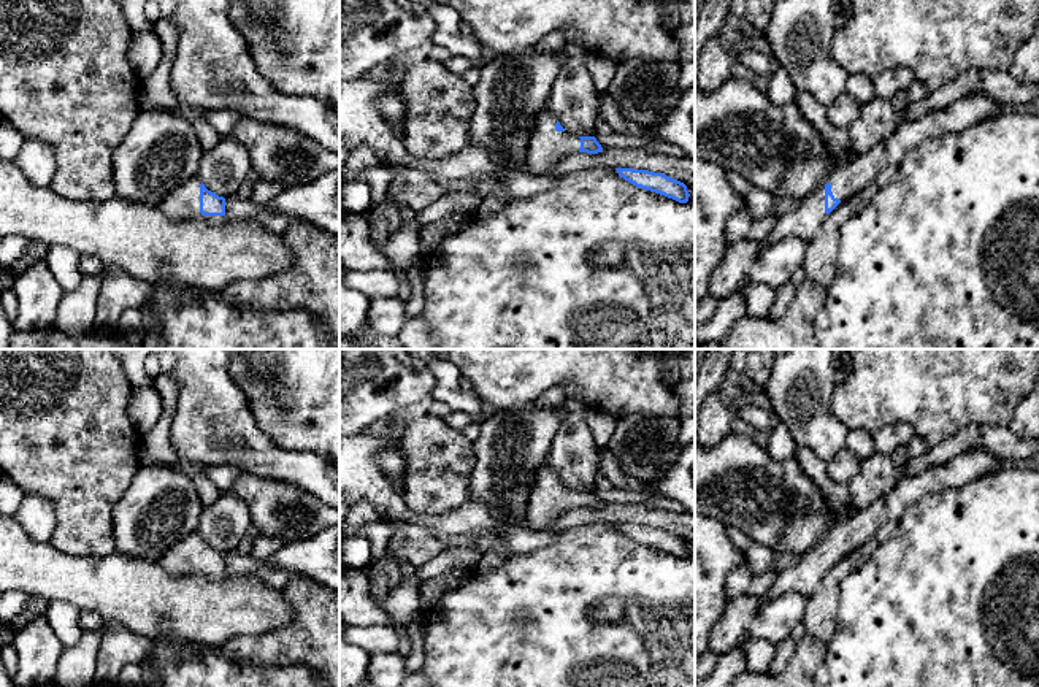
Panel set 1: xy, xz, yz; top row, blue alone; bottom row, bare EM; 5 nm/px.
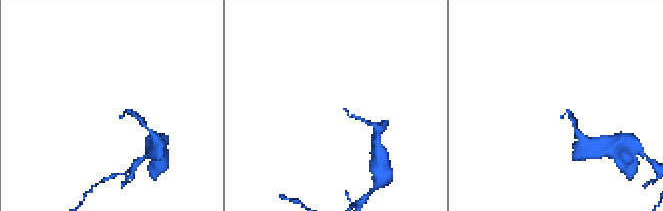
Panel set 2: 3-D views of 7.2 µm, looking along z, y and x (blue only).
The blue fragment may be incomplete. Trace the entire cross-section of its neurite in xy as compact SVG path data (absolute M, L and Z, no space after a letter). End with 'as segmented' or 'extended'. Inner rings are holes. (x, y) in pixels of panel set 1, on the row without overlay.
M198 532L182 538L157 562L176 576L205 574L216 579L225 574L225 554L208 546Z | extended

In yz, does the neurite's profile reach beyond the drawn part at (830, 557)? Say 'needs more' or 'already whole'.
needs more

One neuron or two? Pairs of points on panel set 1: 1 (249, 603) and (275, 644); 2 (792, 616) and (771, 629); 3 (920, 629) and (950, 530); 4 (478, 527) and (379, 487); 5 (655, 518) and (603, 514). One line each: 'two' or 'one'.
1: two
2: one
3: one
4: one
5: one

